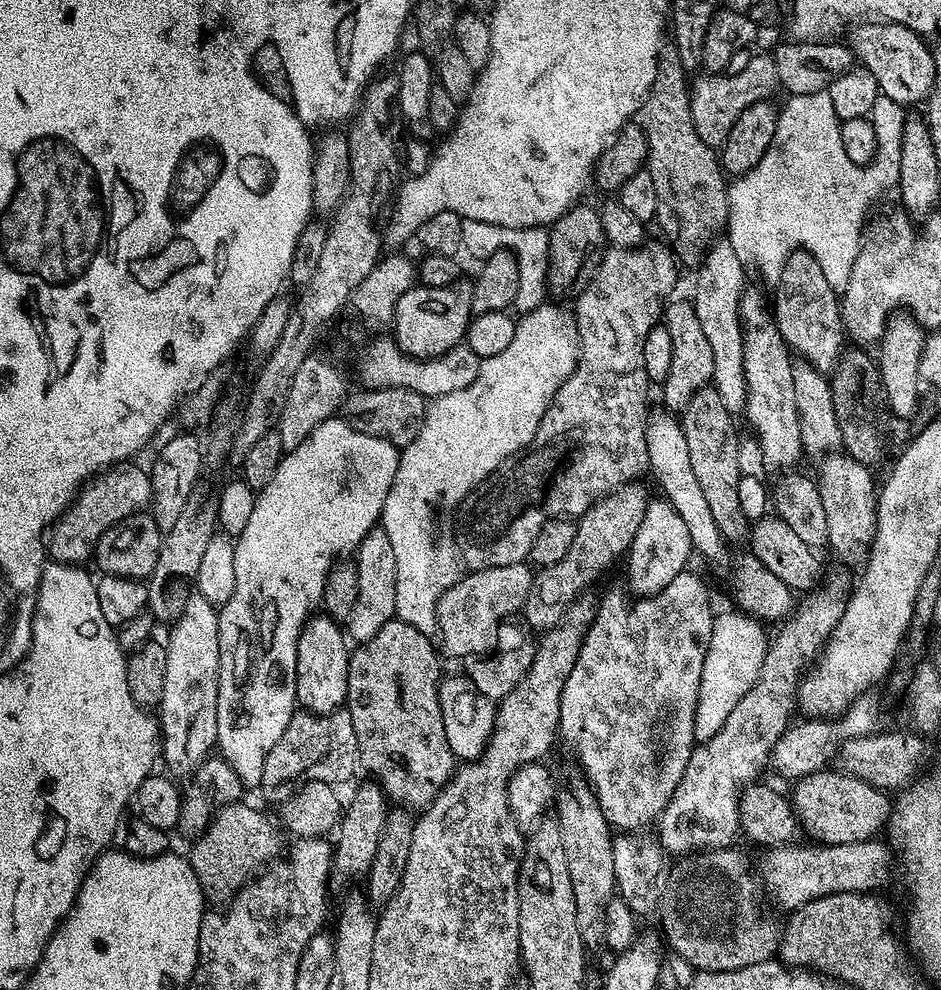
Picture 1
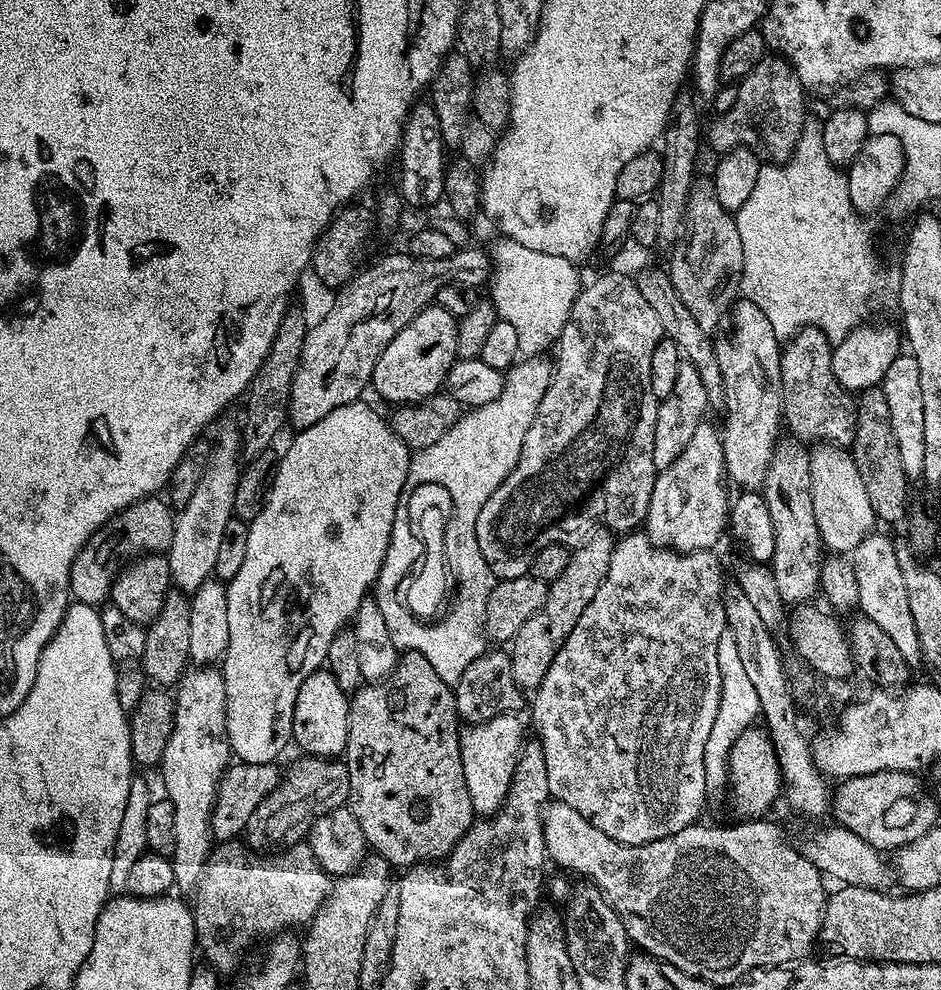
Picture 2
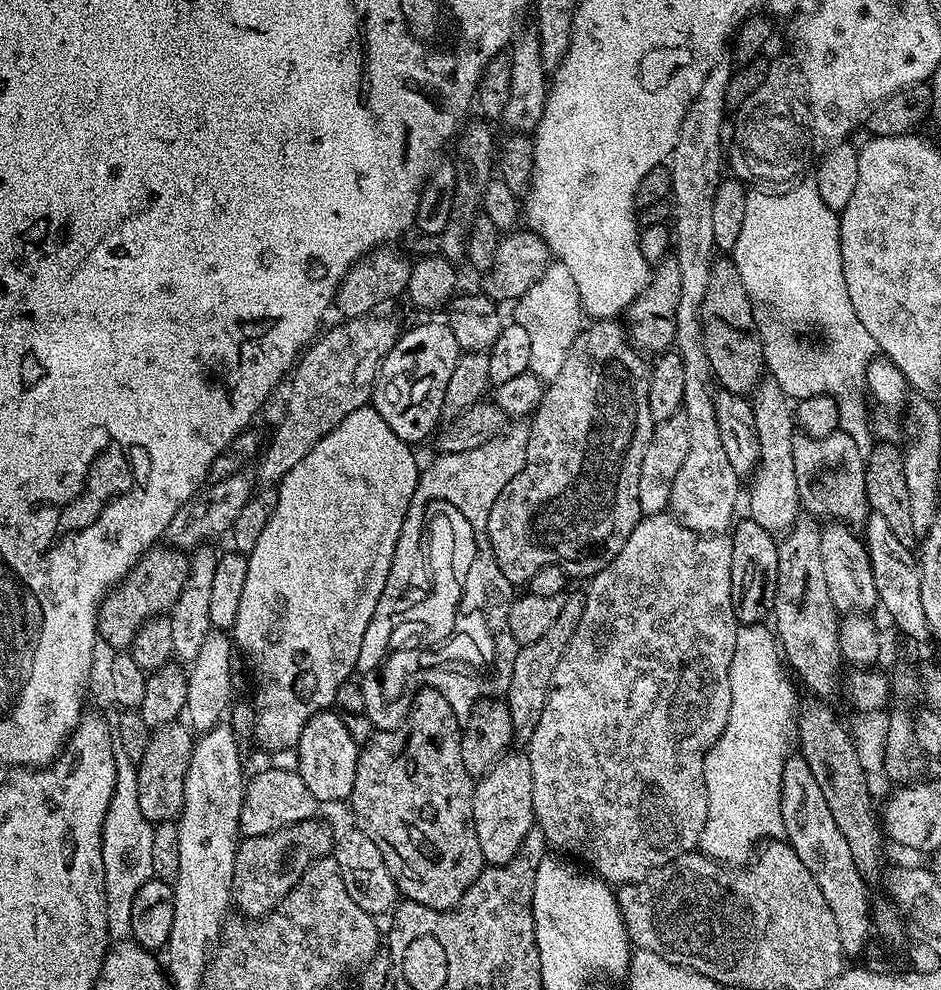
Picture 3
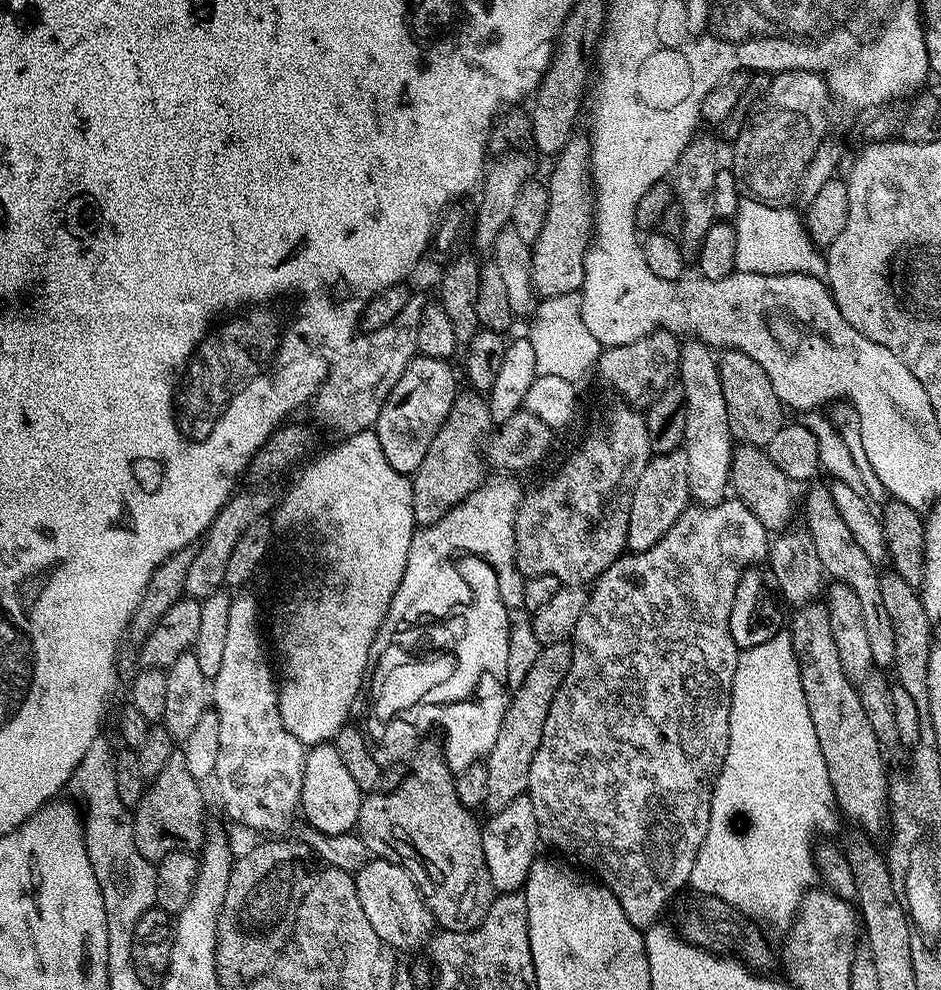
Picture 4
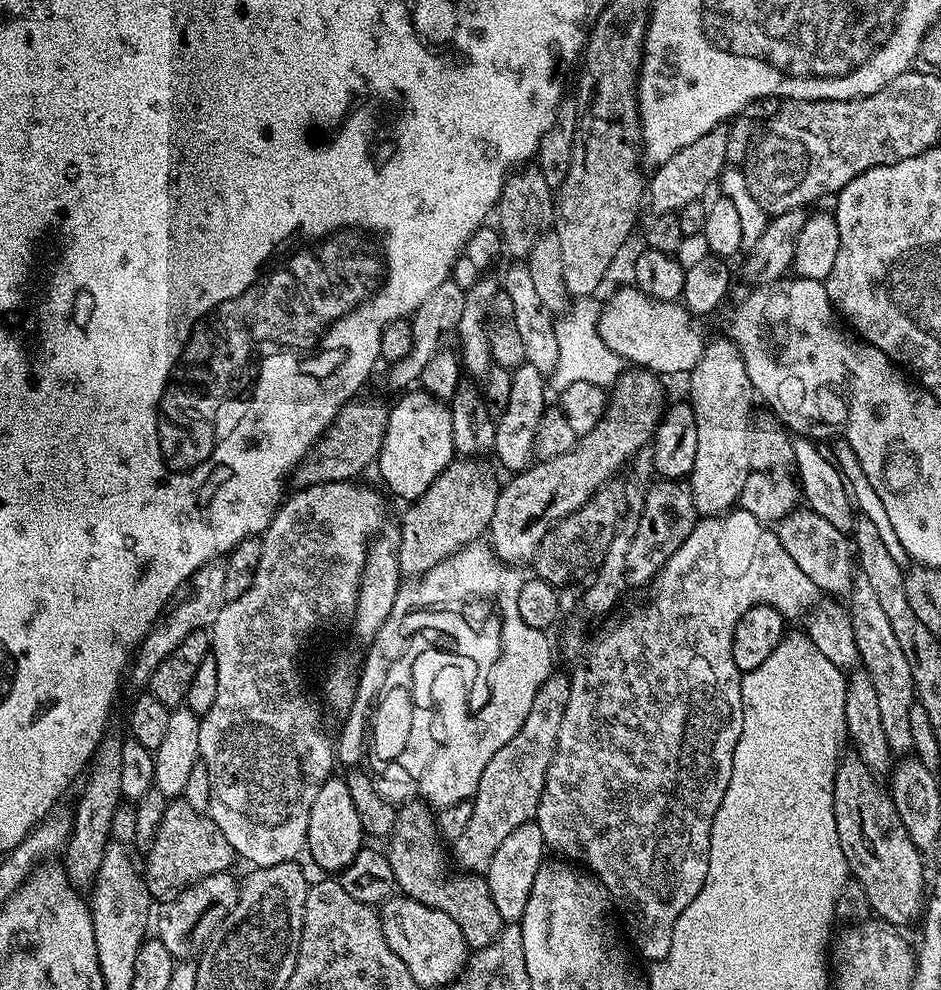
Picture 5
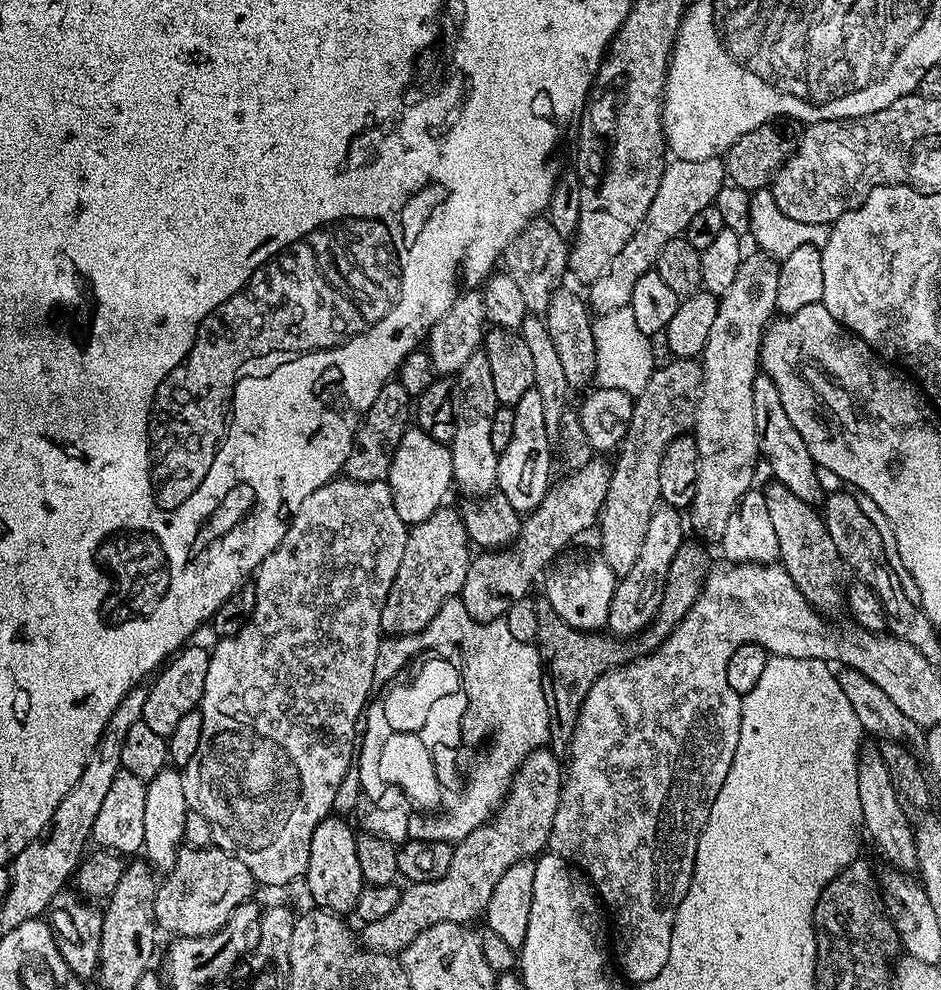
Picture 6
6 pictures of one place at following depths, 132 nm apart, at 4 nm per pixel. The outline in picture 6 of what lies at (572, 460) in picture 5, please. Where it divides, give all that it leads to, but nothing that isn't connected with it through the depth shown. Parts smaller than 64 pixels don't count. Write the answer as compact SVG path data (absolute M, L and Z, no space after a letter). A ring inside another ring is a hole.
M593 462L568 475L572 476L566 477L557 488L556 485L549 487L540 505L523 517L520 534L511 550L484 550L473 555L466 582L458 597L466 606L470 618L481 622L503 620L514 602L525 599L531 593L528 591L536 575L538 580L575 536L582 535L591 524L593 527L599 521L608 493L609 469L604 469L599 462Z

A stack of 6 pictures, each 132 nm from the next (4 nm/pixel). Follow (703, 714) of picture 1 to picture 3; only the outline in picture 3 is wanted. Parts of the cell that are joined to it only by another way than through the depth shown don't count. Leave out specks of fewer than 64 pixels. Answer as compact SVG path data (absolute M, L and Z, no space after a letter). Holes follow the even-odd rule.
M760 626L755 629L755 632L757 631L756 644L744 644L744 642L740 642L736 645L734 662L730 662L730 718L726 718L726 726L722 730L718 742L714 742L714 746L706 754L706 762L704 763L708 805L706 806L706 826L700 835L698 848L699 851L703 852L704 855L709 856L712 860L718 860L720 863L729 866L740 866L745 862L751 861L754 853L757 851L756 843L758 843L759 840L768 842L773 838L784 836L784 823L782 822L782 770L784 769L785 760L787 760L790 755L790 749L788 749L788 732L784 729L783 720L784 711L788 708L788 688L784 685L783 674L780 673L780 664L782 668L781 649L778 647L773 633L769 631L769 629L768 633L764 628L766 627Z

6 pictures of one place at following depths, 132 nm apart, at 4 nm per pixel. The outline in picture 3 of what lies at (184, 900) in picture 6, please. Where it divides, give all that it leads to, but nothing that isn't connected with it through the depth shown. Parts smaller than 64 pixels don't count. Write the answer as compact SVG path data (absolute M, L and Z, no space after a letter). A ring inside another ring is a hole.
M184 722L164 724L151 733L149 744L136 770L139 807L153 826L167 824L179 817L184 805L184 783L193 743L194 733Z

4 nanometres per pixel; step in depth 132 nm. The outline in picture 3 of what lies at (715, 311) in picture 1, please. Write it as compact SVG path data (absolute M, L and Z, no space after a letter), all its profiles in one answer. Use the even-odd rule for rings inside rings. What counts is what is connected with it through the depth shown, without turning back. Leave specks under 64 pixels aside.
M771 378L761 379L751 401L754 426L758 434L760 464L751 477L752 489L747 489L747 515L763 529L773 534L783 534L796 523L802 512L798 494L798 478L794 478L794 446L792 439L798 435L794 408L788 395Z

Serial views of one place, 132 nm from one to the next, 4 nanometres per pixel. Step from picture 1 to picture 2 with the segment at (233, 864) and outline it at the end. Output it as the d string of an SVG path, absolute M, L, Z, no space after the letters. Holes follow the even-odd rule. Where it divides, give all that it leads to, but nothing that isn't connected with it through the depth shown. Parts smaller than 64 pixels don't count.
M239 839L225 840L217 843L208 857L202 878L194 890L196 904L192 908L192 917L196 927L196 942L199 951L209 965L217 973L232 972L240 964L240 959L248 952L248 947L259 936L268 936L292 930L295 924L308 926L320 907L323 906L333 881L327 872L314 858L314 850L310 850L307 842L293 844L285 847L277 856L268 856L263 860L263 855L257 854L247 843Z

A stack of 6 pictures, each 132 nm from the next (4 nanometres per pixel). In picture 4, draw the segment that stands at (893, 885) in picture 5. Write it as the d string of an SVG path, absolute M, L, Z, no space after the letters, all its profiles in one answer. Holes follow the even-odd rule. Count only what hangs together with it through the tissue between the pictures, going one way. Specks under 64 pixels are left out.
M813 602L797 607L792 616L792 645L798 658L798 666L802 674L803 693L806 694L806 706L810 706L810 722L814 722L814 734L818 734L818 746L822 746L822 758L826 762L828 777L832 783L832 793L836 799L839 815L844 816L852 824L857 824L868 836L876 836L889 827L888 823L888 785L890 775L884 769L882 747L875 737L874 729L866 712L862 708L859 691L842 670L841 659L838 658L837 647L834 646L833 635L830 634L830 622L825 605Z

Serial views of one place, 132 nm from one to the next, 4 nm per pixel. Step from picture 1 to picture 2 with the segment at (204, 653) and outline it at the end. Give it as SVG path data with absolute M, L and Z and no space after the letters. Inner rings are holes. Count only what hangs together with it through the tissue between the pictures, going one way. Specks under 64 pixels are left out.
M192 666L175 685L174 730L166 742L159 771L164 771L166 799L174 806L174 866L175 887L191 893L196 888L208 857L212 855L214 837L211 828L219 782L230 765L232 748L226 730L226 682L216 666Z

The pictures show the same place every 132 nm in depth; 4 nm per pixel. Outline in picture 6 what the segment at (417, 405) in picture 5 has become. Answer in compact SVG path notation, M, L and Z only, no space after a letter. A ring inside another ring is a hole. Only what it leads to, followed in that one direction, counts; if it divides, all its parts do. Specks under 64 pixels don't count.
M409 426L406 434L402 434L402 442L398 442L398 450L394 450L394 462L388 471L386 481L392 491L394 498L394 510L398 510L398 518L409 526L426 522L430 514L434 514L445 503L448 491L453 491L454 481L452 479L452 450L449 445L430 438L430 434L423 432L419 426Z

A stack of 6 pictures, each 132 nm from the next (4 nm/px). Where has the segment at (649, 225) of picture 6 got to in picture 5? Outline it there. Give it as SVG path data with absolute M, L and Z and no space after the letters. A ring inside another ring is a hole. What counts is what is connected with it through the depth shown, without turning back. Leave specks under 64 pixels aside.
M723 127L715 128L710 134L702 134L702 138L698 138L698 142L690 142L690 146L686 146L682 150L678 150L678 154L674 154L670 159L667 160L665 164L659 165L655 169L656 172L653 176L650 176L650 183L647 185L646 192L647 195L650 197L650 204L652 200L652 212L659 214L661 212L672 212L672 213L679 213L681 208L684 208L688 202L694 202L695 200L704 200L707 197L708 187L715 185L717 181L719 181L722 173L725 171L726 165L728 164L728 159L726 158L726 138L728 137L727 131Z

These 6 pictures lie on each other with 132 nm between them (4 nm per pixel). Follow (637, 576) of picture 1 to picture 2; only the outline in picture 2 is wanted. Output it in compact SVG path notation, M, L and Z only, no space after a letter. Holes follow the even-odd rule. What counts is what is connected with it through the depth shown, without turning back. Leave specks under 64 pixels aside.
M705 422L694 430L686 450L668 468L657 471L654 490L650 494L650 506L642 525L650 542L659 548L668 548L672 552L706 552L715 549L720 535L725 534L729 525L730 495L724 489L726 473L724 470L724 442L719 431L716 432Z

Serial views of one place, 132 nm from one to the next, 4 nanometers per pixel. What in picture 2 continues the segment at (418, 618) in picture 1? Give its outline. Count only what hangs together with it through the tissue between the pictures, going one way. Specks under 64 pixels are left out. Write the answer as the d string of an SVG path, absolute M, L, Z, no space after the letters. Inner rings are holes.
M537 354L513 364L507 369L502 394L498 394L494 402L486 402L486 406L465 411L460 421L450 426L450 430L446 430L446 434L442 434L442 438L434 442L434 446L419 449L413 455L406 486L398 498L398 510L394 514L394 526L390 534L386 558L382 562L382 570L376 580L374 599L378 608L382 610L382 618L386 618L386 630L390 630L390 638L395 642L397 649L415 652L419 646L418 650L424 654L430 666L434 666L434 670L438 670L440 677L453 686L462 678L466 666L470 666L470 662L483 656L486 651L484 615L488 609L490 594L496 589L498 583L486 558L482 558L482 550L478 550L476 541L478 510L486 506L486 498L490 498L490 494L494 494L494 490L498 490L498 486L502 486L502 482L508 479L510 470L514 470L518 462L518 454L522 454L522 442L526 442L526 438L533 431L532 423L534 414L538 414L538 402L542 402L542 394L546 394L554 371L553 361L544 359L548 358ZM444 550L460 582L459 601L463 612L457 616L449 616L442 630L420 629L420 624L416 624L405 611L402 596L408 592L408 588L414 588L414 584L418 584L418 578L424 580L432 576L434 566L436 570L440 568L438 574L442 576ZM418 636L420 640L424 640L421 644L416 644Z

